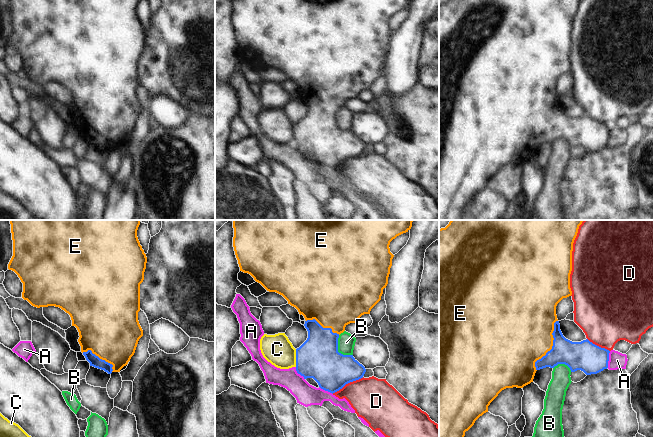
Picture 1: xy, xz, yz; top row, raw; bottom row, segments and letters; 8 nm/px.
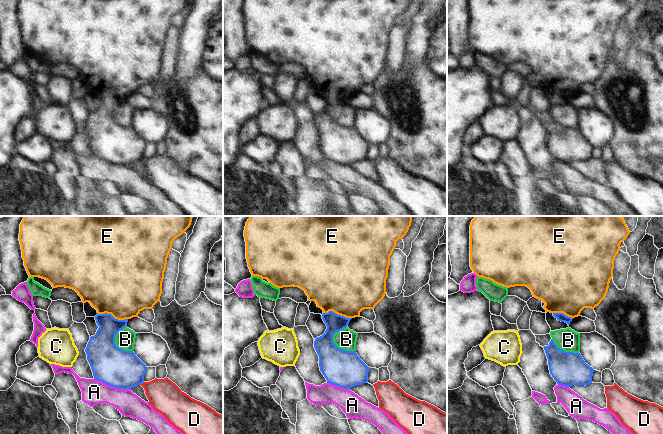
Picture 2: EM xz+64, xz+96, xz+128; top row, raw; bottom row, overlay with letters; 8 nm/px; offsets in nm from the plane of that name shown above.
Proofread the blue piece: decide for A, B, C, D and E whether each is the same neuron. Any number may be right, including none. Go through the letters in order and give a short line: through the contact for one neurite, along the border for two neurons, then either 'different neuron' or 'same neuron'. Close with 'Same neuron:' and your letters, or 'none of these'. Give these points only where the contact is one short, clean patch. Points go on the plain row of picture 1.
A: line yz (610, 127), (607, 143); different neuron
B: different neuron
C: different neuron
D: line xz (363, 153), (346, 159), (332, 169); different neuron
E: same neuron
Same neuron: E

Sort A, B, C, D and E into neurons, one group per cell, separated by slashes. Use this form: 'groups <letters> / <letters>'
groups A / B / C / D / E

